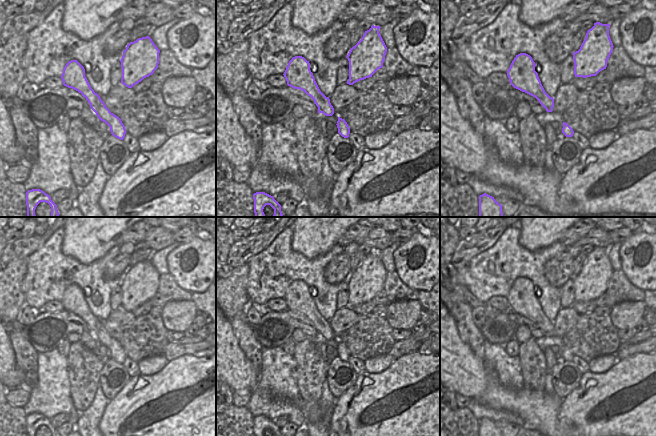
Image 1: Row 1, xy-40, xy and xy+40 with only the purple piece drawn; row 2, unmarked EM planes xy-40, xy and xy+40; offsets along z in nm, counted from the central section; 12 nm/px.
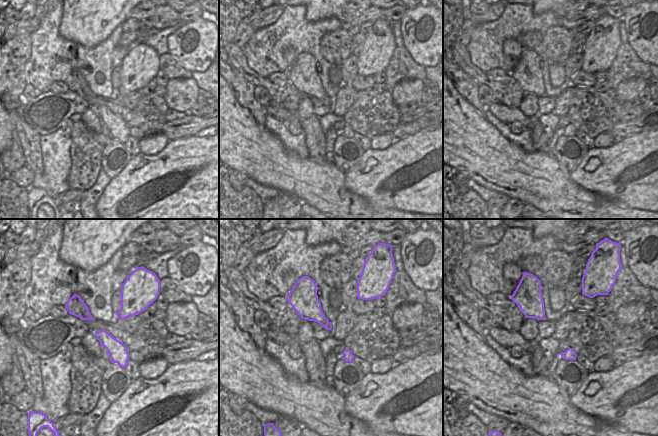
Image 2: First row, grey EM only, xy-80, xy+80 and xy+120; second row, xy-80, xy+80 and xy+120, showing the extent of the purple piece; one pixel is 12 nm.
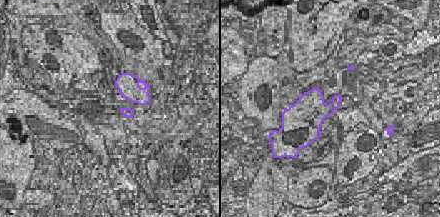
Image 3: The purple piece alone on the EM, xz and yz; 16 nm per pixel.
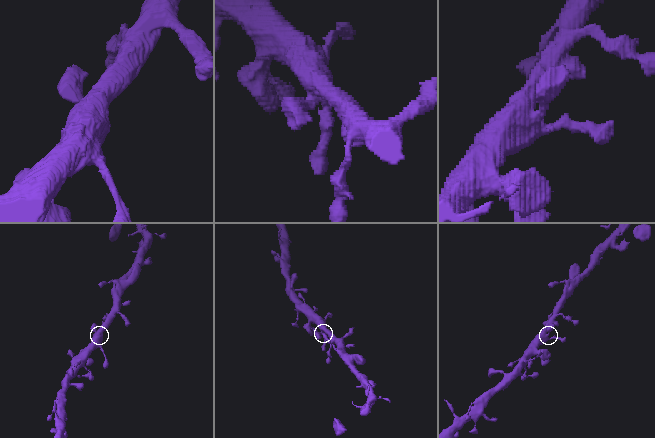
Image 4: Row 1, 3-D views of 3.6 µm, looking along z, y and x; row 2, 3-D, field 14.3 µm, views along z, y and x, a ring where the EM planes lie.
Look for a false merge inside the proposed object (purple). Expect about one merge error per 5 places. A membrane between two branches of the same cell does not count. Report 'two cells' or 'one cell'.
one cell

